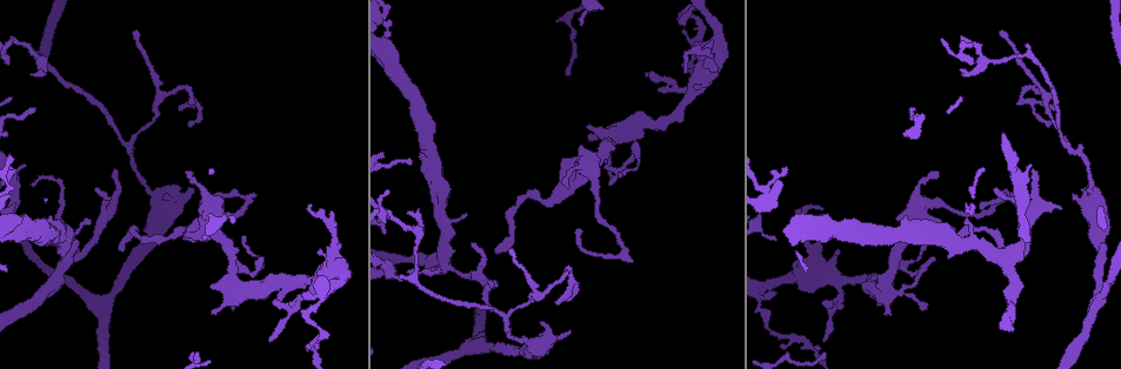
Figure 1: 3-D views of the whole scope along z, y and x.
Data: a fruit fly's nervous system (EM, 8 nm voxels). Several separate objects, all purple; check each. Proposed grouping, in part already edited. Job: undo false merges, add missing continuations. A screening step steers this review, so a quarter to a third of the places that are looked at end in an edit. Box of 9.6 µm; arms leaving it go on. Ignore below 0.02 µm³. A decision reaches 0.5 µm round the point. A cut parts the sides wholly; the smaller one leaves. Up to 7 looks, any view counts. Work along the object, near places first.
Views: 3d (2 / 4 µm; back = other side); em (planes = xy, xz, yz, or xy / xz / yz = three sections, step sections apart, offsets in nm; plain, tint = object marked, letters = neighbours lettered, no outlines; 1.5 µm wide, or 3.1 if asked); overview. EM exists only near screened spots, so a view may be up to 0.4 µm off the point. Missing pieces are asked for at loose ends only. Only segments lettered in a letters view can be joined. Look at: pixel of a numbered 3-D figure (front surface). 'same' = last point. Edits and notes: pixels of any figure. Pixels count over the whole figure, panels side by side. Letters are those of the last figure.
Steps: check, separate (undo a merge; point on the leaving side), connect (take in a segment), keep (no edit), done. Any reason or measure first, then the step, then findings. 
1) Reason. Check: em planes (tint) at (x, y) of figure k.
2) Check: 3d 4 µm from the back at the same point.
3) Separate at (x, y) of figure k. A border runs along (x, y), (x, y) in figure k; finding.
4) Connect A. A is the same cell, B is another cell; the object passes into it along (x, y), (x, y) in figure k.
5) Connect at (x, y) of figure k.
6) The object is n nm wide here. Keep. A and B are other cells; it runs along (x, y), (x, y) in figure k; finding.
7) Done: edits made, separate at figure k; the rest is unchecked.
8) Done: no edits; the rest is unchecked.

End of a long branch. Check: em xy step 8 (letters) at (406, 272) of figure 1.

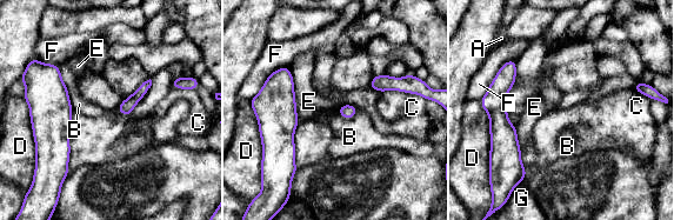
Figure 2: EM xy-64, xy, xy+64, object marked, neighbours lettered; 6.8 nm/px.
Cut it another way. Check: em planes (letters) at the same point.

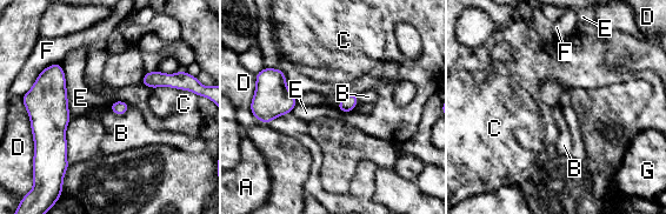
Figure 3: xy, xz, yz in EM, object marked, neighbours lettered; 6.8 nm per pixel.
Keep. A, B, C, D, E, F and G are other cells; a border runs along (131, 106), (121, 115), (108, 107) in figure 3; none of them fits.

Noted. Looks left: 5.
Tapers out. Check: 3d 2 µm at (963, 71) of figure 1.

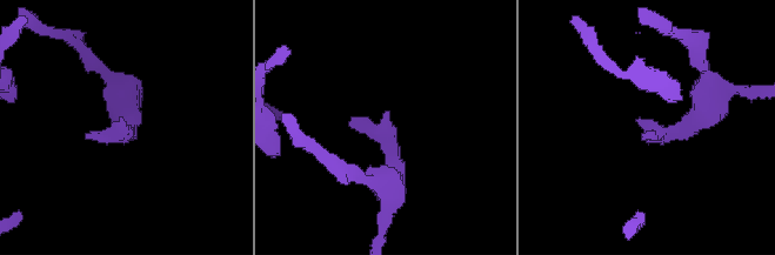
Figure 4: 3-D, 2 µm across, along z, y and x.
Check: em xz step 4 (letters) at (90, 130) of figure 4.

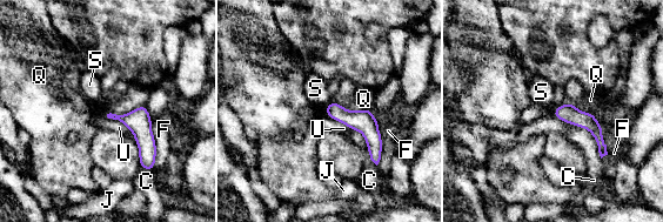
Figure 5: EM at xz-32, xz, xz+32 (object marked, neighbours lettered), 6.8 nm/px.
Check: em planes (letters) at the same point.

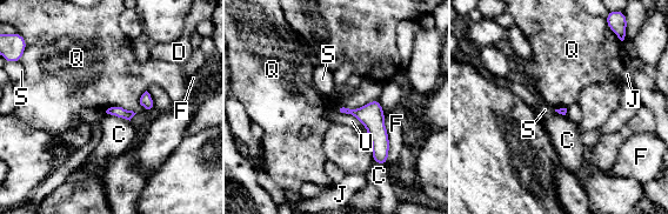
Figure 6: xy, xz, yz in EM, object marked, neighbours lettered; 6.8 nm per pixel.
Keep. C, D, F, J, Q, S and U are other cells; a border runs along (378, 98), (339, 111) in figure 6; no lettered segment goes on from it.

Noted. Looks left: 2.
Done: no edits; the rest is unchecked.

